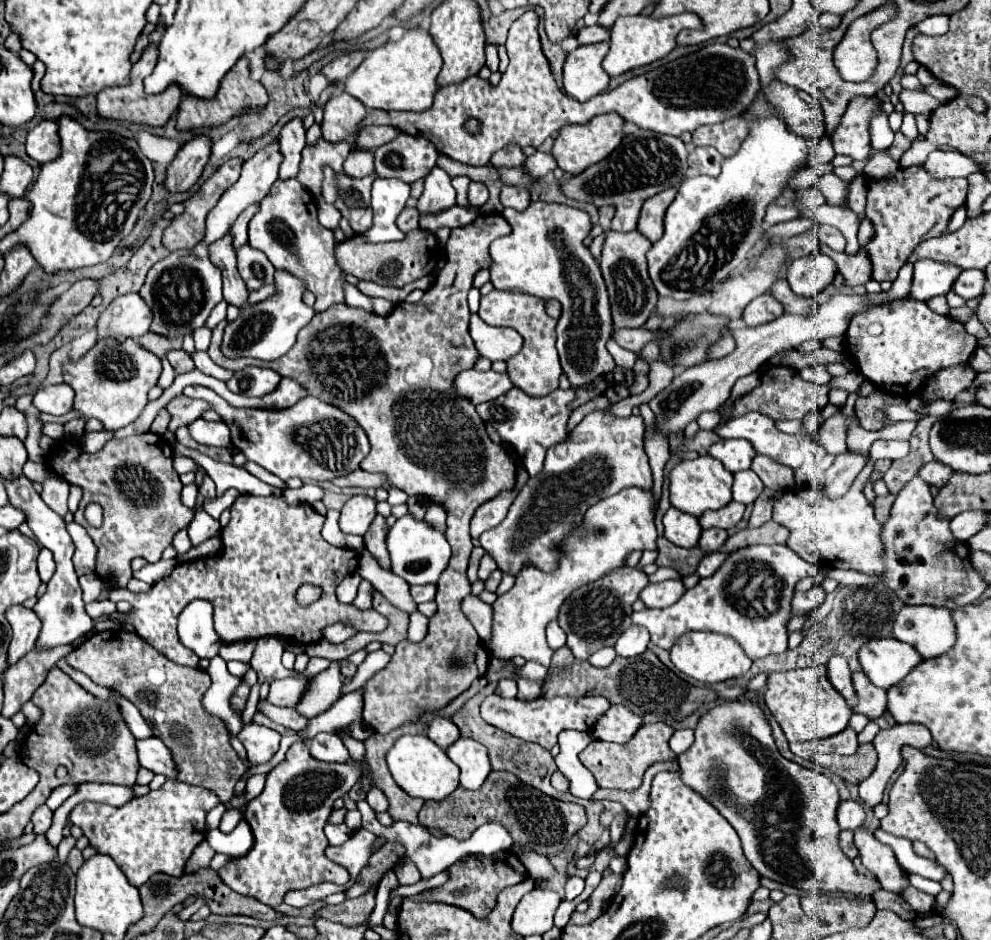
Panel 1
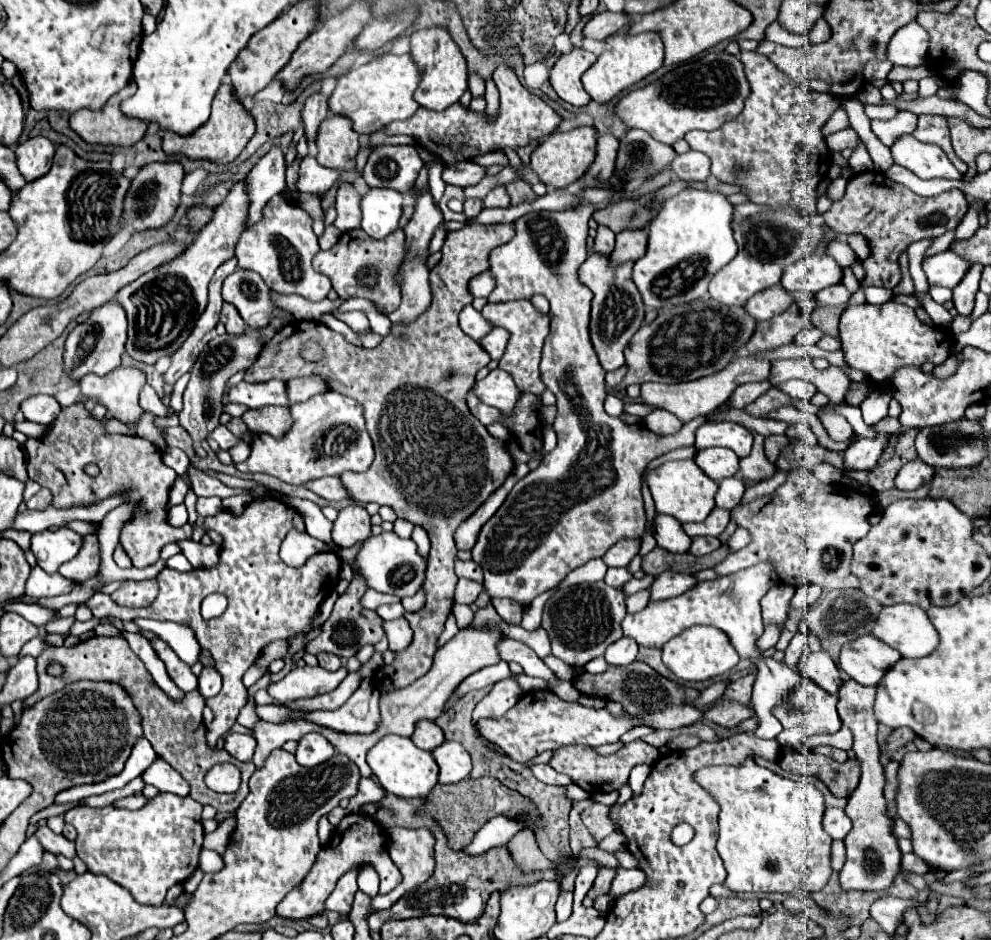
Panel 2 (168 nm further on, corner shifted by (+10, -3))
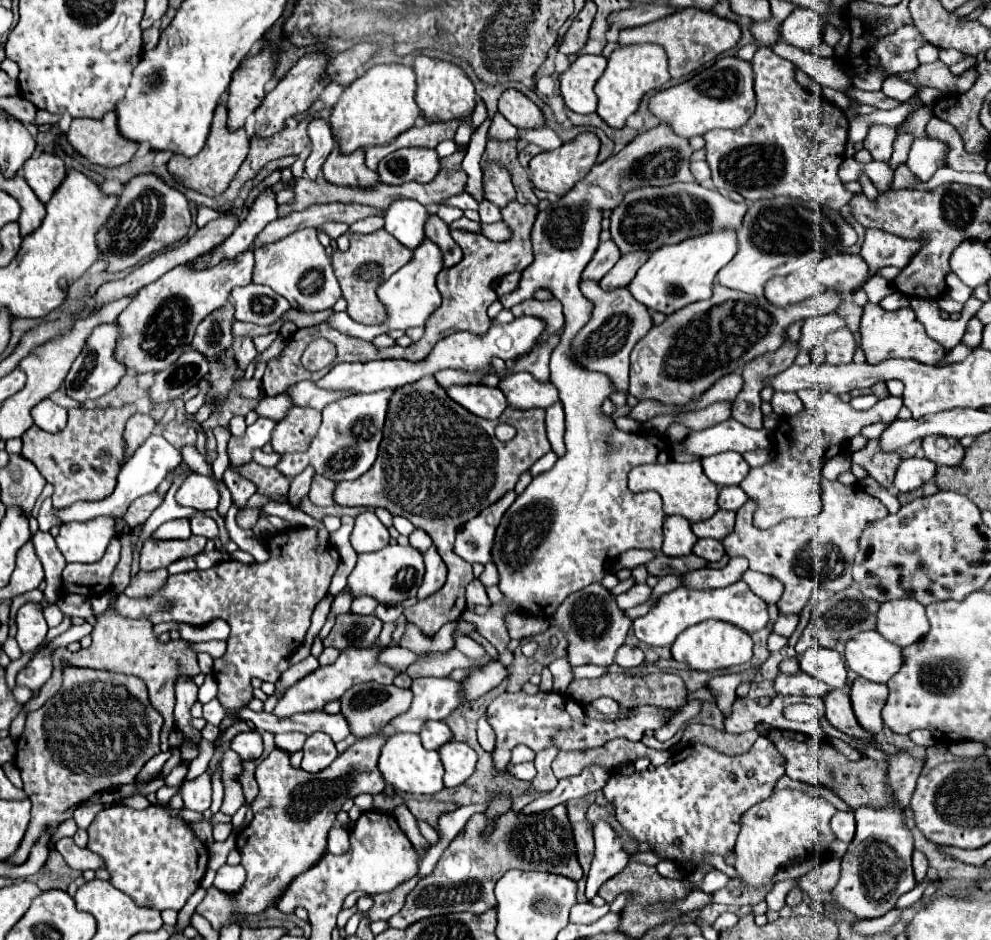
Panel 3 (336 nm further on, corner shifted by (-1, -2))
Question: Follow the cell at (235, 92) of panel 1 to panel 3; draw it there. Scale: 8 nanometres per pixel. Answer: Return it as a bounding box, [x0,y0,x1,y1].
[167,101,249,197]

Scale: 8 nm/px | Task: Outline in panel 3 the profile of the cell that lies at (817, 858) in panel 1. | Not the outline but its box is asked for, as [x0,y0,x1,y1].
[735,789,837,887]

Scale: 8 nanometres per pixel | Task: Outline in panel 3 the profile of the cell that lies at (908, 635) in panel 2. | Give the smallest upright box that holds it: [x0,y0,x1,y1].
[877,599,931,647]

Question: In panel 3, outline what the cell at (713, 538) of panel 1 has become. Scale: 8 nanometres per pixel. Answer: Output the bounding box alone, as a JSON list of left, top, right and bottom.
[693,539,723,563]

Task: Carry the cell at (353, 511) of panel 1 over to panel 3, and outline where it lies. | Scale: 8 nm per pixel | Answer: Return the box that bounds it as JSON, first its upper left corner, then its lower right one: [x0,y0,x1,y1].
[351,511,389,553]

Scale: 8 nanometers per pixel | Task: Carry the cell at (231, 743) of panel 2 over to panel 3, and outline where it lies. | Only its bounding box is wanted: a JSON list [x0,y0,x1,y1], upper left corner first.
[231,731,263,759]

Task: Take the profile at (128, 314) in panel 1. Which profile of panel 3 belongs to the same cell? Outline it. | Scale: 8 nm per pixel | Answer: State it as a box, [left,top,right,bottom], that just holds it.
[63,323,127,403]

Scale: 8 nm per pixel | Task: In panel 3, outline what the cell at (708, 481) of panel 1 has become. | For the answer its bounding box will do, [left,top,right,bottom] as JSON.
[629,461,719,523]

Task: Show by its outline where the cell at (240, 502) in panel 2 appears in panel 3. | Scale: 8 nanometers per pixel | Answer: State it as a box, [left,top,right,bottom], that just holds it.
[225,503,269,561]

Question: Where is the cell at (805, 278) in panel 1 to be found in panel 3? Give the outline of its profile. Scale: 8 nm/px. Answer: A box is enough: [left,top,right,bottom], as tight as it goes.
[813,253,869,291]

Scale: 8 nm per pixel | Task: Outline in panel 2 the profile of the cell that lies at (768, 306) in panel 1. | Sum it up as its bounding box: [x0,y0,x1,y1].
[744,286,794,320]

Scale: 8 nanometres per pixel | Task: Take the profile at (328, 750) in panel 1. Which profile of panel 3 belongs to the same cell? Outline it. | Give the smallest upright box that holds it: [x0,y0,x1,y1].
[301,733,339,773]

